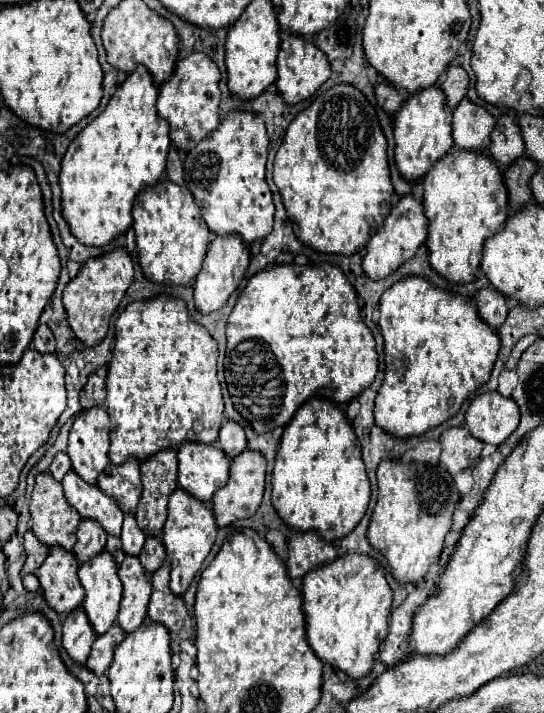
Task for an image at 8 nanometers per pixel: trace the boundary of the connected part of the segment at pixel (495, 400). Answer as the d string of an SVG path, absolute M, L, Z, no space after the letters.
M498 391L478 395L470 403L470 407L466 411L466 427L468 427L468 431L476 439L480 439L482 443L490 443L490 445L502 445L516 431L518 423L520 423L520 409L518 409L518 405L510 397L502 397Z

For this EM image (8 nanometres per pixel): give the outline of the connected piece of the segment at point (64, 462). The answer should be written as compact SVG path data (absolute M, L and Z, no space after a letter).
M58 453L56 455L56 459L52 461L52 465L50 465L50 475L56 479L56 481L62 481L62 477L66 475L70 471L70 457L68 457L68 453Z

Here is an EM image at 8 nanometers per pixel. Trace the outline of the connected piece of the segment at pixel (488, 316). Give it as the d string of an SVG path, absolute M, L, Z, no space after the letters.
M492 287L478 291L474 297L474 303L478 307L480 319L490 325L492 329L498 329L504 323L504 317L508 315L508 299L500 293L496 293Z

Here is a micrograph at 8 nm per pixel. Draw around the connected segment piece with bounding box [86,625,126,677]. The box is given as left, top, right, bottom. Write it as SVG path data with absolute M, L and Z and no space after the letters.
M112 625L112 627L108 629L108 633L100 635L100 637L94 641L92 653L90 653L88 661L86 661L86 667L88 667L94 675L98 675L98 677L104 675L106 669L108 669L108 665L112 663L116 645L118 645L124 637L126 637L124 631L122 631L118 625Z

